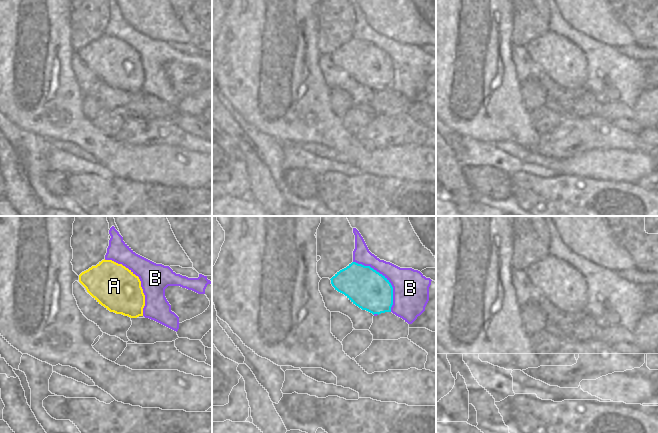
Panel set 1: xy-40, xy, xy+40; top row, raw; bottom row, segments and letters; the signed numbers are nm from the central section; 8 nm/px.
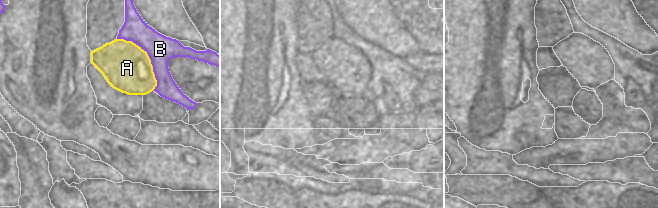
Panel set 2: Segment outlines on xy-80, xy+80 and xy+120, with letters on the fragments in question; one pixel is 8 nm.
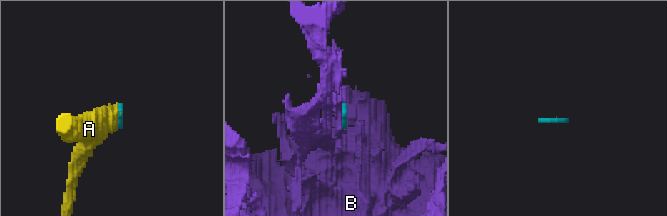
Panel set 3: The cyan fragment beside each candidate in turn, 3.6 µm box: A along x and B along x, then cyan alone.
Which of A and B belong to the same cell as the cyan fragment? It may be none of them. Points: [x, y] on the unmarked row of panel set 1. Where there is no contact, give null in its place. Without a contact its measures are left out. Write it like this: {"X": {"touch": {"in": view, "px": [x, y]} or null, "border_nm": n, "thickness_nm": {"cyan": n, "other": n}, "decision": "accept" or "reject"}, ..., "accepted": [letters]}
{"A": {"touch": null, "decision": "accept"}, "B": {"touch": {"in": "xy", "px": [386, 55]}, "border_nm": 500, "thickness_nm": {"cyan": 320, "other": 280}, "decision": "reject"}, "accepted": ["A"]}

